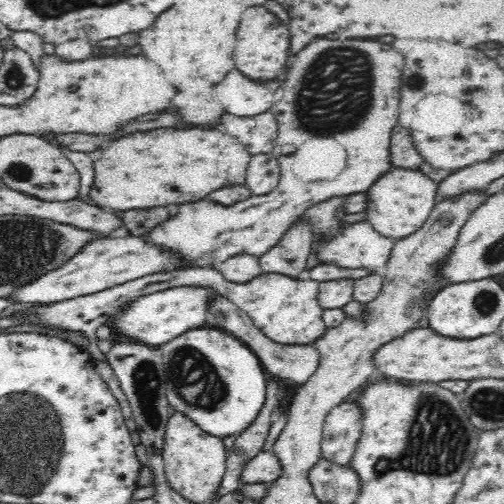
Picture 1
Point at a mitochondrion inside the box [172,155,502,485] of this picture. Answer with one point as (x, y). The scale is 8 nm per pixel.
(437, 442)

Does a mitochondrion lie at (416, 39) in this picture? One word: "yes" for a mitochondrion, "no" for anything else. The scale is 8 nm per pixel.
no

